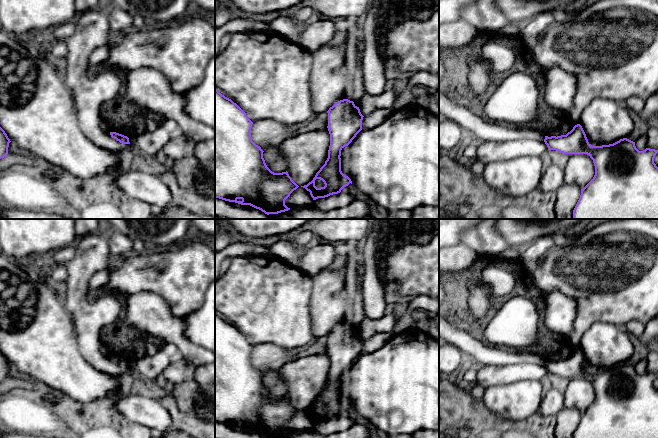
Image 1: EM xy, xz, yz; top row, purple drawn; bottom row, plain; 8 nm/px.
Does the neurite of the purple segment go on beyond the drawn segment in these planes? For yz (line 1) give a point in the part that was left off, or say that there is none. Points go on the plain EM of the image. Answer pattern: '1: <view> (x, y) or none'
1: none

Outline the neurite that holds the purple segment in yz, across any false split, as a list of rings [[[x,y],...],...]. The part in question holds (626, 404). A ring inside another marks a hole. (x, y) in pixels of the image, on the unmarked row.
[[[580,348],[566,359],[545,360],[548,374],[563,378],[587,378],[593,384],[595,399],[581,413],[573,438],[658,438],[658,391],[654,387],[658,374],[639,375],[635,366],[623,362],[602,370],[592,370]]]

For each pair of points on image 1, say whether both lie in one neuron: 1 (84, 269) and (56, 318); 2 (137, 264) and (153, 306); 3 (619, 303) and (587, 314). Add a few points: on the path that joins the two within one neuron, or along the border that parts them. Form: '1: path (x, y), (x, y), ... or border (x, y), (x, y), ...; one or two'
1: border (64, 305), (72, 316), (74, 327); two
2: border (124, 294), (151, 291), (157, 293), (167, 303); two
3: path (611, 303), (598, 303), (595, 306); one

